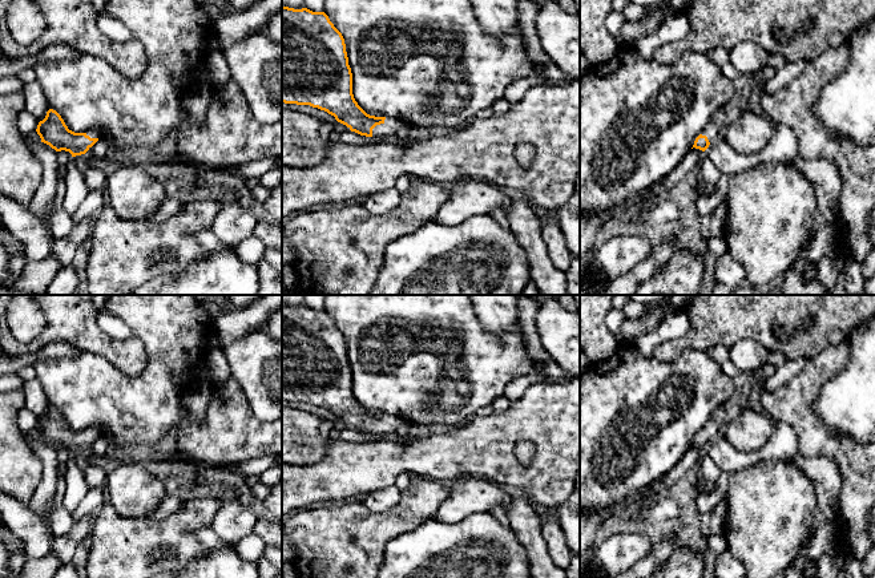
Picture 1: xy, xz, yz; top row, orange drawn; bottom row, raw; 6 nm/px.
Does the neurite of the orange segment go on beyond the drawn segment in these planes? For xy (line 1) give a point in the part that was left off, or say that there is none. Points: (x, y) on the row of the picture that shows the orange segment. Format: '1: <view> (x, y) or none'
1: xy (92, 133)

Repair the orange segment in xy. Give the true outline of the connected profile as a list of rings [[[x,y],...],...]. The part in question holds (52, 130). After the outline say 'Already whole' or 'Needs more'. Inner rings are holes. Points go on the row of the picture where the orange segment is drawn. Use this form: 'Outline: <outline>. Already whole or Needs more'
Outline: [[[53,109],[47,112],[36,132],[41,142],[49,145],[56,151],[69,151],[72,157],[85,154],[101,138],[101,133],[96,129],[85,133],[69,130],[61,116]]]. Needs more

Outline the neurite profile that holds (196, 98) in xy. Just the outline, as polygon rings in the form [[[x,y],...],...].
[[[195,81],[182,92],[181,101],[191,118],[202,121],[211,102],[211,88],[207,82]]]

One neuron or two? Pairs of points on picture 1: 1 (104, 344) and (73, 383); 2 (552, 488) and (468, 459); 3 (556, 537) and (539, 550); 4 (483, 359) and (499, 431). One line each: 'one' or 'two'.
1: two
2: one
3: two
4: two

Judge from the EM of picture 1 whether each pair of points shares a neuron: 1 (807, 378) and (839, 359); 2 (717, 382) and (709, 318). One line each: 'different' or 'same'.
1: same
2: different

